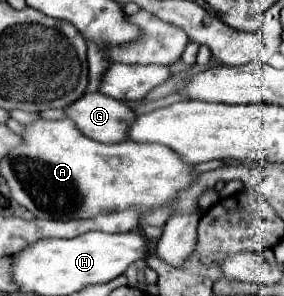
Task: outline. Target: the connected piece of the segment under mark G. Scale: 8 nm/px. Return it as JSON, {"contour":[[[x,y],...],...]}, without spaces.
{"contour":[[[101,92],[83,94],[83,98],[67,106],[65,112],[83,134],[111,144],[127,140],[127,130],[135,122],[135,112],[125,102]]]}

